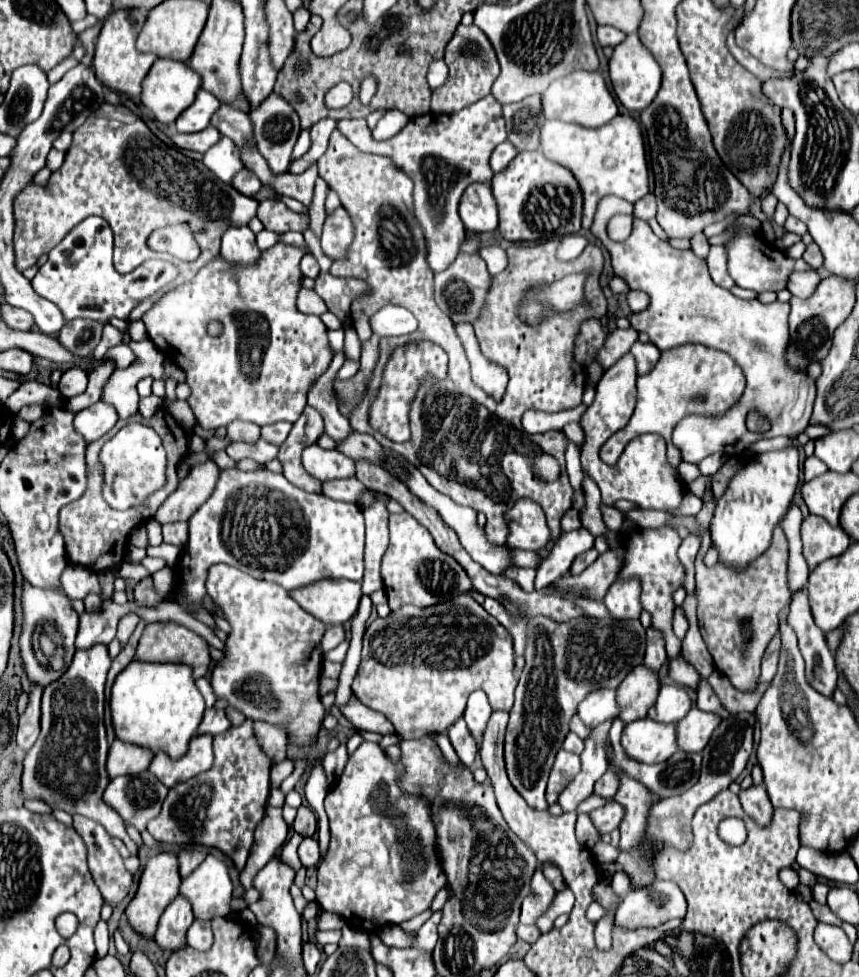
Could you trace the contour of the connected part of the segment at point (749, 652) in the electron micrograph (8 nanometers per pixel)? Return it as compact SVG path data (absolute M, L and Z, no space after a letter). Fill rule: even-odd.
M778 526L778 530L774 530L770 550L766 550L766 554L762 554L762 558L756 558L754 562L750 562L750 566L746 566L746 574L734 574L734 570L726 570L726 566L722 566L722 562L716 562L712 568L708 568L703 563L703 557L702 564L696 564L695 560L698 626L702 632L702 638L708 646L708 652L714 658L716 670L726 674L738 690L754 690L758 684L758 676L760 676L762 654L764 654L768 642L772 640L772 636L778 632L778 622L780 622L778 612L790 602L790 590L786 586L788 540L786 540L782 528Z

